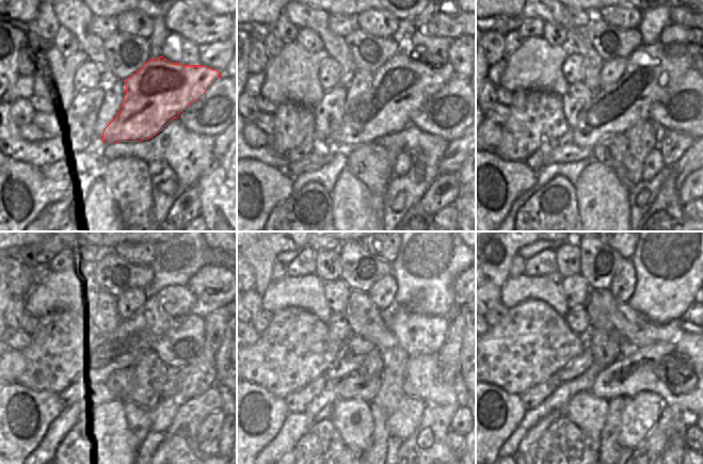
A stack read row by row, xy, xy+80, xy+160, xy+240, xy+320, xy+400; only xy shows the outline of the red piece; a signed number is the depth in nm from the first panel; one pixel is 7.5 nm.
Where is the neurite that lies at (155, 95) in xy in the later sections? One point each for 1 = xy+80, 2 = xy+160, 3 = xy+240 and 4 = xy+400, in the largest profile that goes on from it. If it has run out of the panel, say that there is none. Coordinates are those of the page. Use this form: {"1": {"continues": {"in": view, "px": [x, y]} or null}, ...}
{"1": {"continues": {"in": "xy+80", "px": [401, 85]}}, "2": {"continues": {"in": "xy+160", "px": [611, 110]}}, "3": {"continues": {"in": "xy+240", "px": [124, 347]}}, "4": {"continues": {"in": "xy+400", "px": [574, 368]}}}

